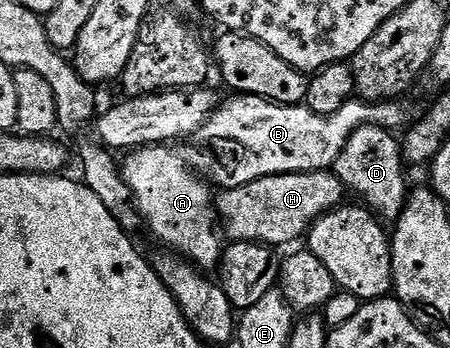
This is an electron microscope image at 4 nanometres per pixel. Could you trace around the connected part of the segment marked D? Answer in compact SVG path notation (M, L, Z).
M361 127L344 145L340 157L336 157L332 168L334 175L341 181L343 188L354 195L359 195L367 211L374 212L379 220L397 221L406 204L408 186L404 151L396 140L395 132L385 131L382 127Z

